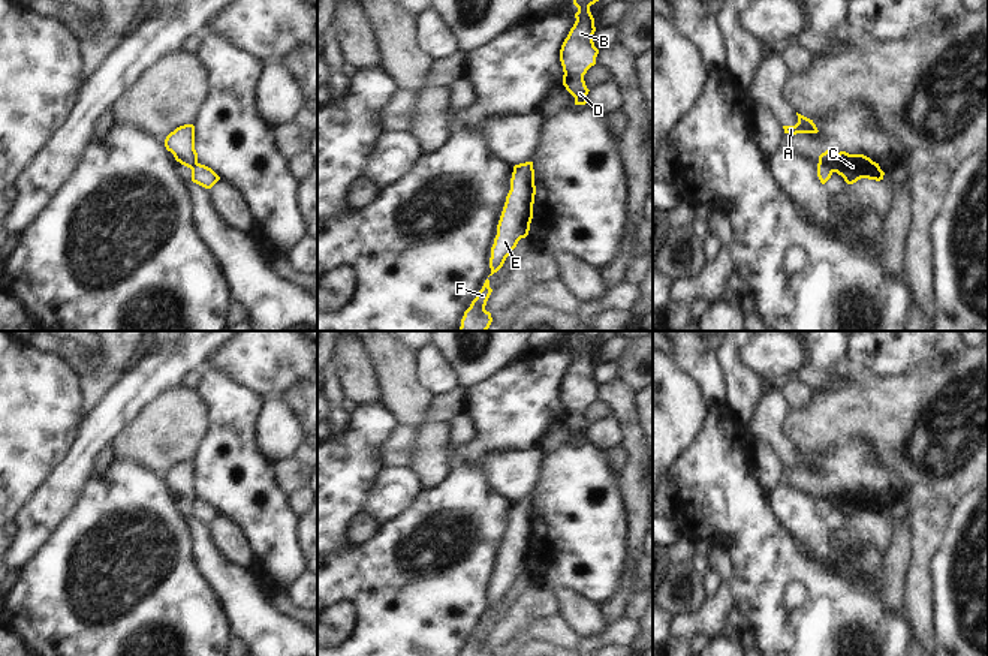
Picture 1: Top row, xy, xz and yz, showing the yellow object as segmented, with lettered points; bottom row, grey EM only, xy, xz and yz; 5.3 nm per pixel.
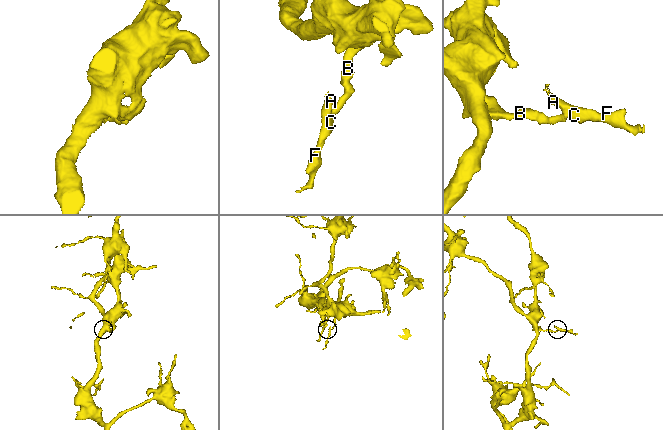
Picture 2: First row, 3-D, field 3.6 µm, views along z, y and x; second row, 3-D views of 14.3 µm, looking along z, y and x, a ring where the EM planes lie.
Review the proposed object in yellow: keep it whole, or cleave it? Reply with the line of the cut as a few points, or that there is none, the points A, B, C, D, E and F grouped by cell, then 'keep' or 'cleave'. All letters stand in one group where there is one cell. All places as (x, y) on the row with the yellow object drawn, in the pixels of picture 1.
cut in yz along (819, 161), (833, 171); A C E F / B D; cleave

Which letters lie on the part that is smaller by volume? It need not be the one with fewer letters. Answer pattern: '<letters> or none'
A, C, E, F

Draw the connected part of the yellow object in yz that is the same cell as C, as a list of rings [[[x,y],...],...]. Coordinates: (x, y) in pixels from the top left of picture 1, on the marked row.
[[[826,150],[819,156],[819,162],[828,165],[832,172],[841,175],[847,184],[853,184],[861,178],[880,181],[885,175],[879,163],[864,154],[849,154],[846,151],[834,154]]]

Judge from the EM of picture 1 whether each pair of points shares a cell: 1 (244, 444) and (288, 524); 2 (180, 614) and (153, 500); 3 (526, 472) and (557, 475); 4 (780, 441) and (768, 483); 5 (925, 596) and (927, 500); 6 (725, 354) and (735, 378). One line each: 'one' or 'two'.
1: one
2: one
3: two
4: two
5: one
6: one

